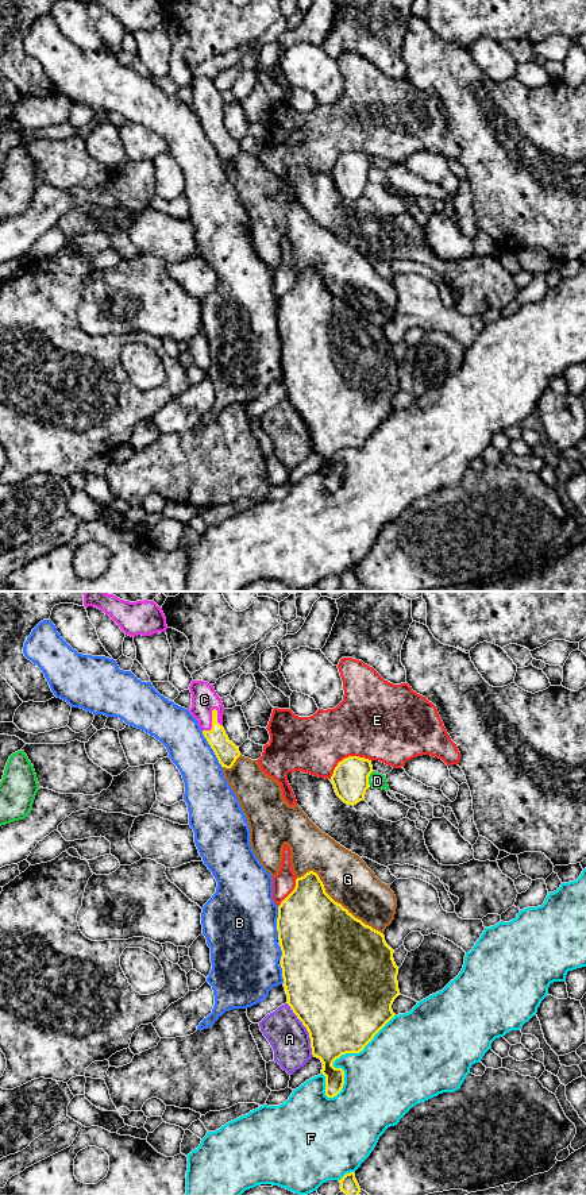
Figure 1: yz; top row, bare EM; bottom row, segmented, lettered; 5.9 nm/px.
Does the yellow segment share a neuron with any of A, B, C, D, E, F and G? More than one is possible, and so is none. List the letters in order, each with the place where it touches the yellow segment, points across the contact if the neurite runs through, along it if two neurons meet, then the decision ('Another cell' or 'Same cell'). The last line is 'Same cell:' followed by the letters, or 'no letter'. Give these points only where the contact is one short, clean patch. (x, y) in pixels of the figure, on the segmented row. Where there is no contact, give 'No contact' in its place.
A: Touches yellow at yz (307, 1029). Another cell
B: Touches yellow at yz (211, 747). Another cell
C: Touches yellow at yz (212, 723). Path across: yz (226, 751), (212, 729), (212, 723), (204, 700). Same cell
D: Touches yellow at yz (367, 779). Another cell
E: Touches yellow at yz (346, 758). Another cell
F: Touches yellow at yz (343, 1053). Another cell
G: Touches yellow at yz (336, 902). Another cell
Same cell: C

